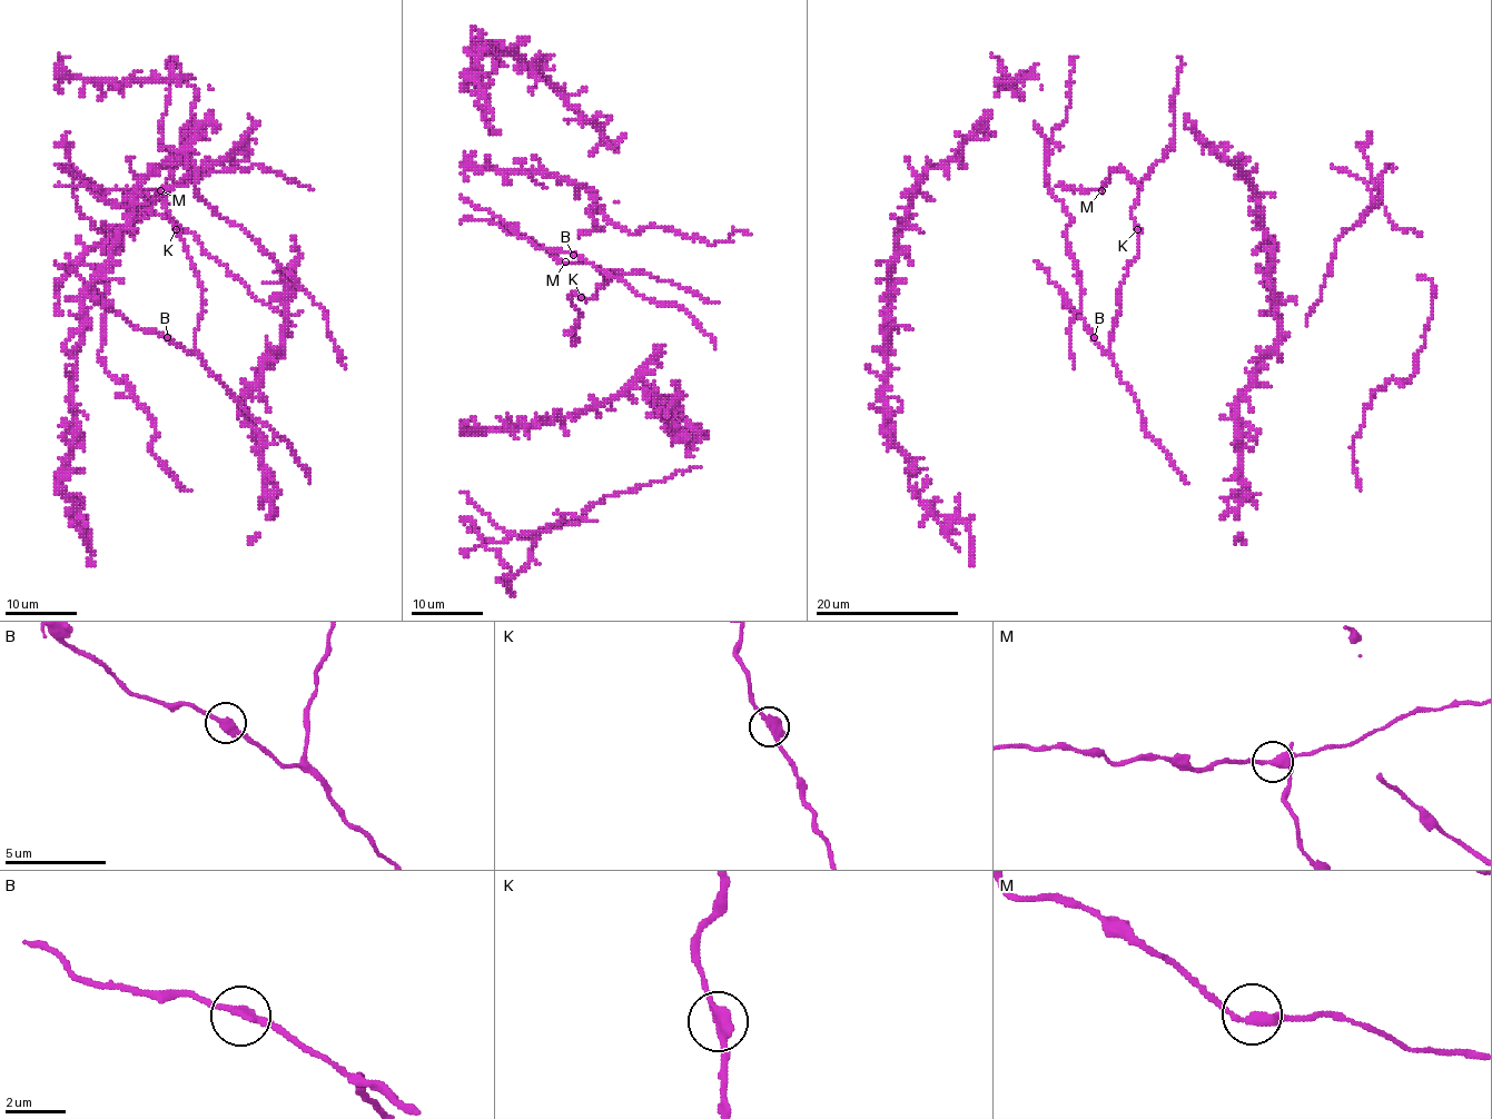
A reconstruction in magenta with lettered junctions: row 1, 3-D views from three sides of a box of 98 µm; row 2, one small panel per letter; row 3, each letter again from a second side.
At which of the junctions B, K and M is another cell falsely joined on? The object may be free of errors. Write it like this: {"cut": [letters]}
{"cut": []}

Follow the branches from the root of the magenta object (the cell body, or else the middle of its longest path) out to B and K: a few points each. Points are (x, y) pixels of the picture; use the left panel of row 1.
B: (275, 432), (267, 425), (258, 423), (199, 357), (167, 337)
K: (275, 432), (267, 425), (258, 423), (240, 405), (196, 349), (196, 330), (205, 299), (196, 267), (176, 229)

